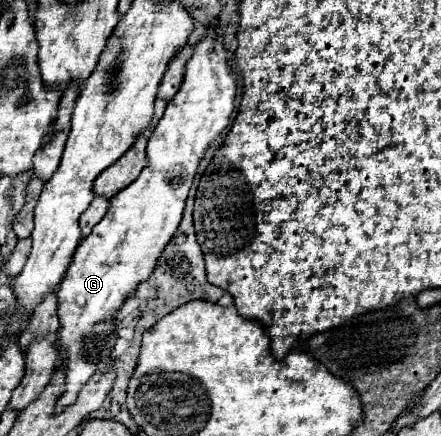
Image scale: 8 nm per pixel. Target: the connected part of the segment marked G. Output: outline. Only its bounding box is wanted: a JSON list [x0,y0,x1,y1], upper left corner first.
[56,19,236,409]

